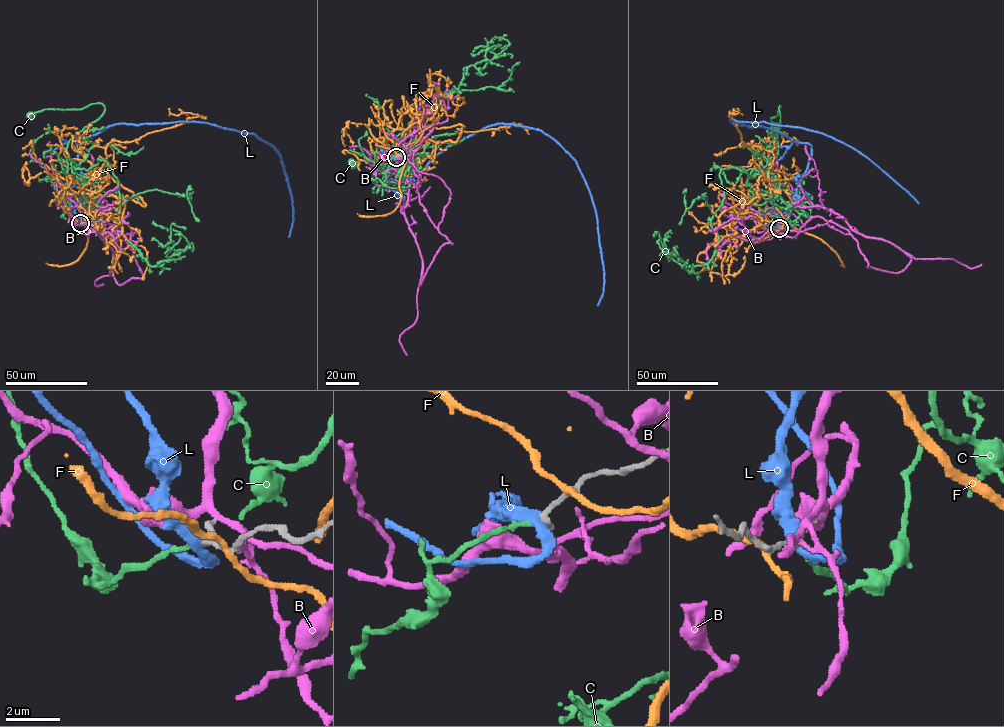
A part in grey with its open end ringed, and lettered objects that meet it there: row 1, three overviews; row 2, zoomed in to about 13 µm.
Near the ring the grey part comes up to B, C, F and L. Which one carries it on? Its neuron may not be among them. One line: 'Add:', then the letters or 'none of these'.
Add: C

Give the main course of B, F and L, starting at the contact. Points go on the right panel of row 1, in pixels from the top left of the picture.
B: (780, 226), (820, 206), (911, 262), (869, 267), (827, 224), (764, 240), (739, 219), (708, 231)
F: (777, 229), (765, 211), (774, 184), (763, 176), (754, 149), (741, 140), (729, 115), (739, 112), (737, 108)
L: (778, 228), (811, 146), (732, 119), (835, 138), (860, 152), (919, 204)

